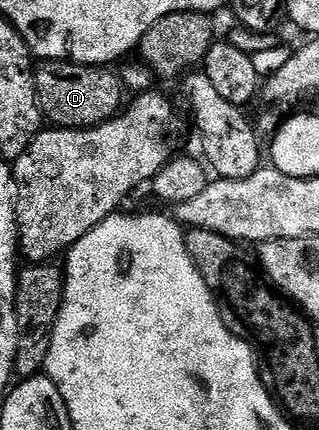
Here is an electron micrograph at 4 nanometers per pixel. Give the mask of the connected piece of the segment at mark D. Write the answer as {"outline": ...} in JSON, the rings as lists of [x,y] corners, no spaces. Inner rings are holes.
{"outline":[[[46,60],[36,65],[33,81],[37,87],[37,101],[41,107],[42,117],[50,125],[58,128],[93,128],[96,124],[103,124],[112,120],[122,111],[121,99],[127,96],[122,85],[120,75],[109,66],[96,64],[75,64],[71,60]]]}

